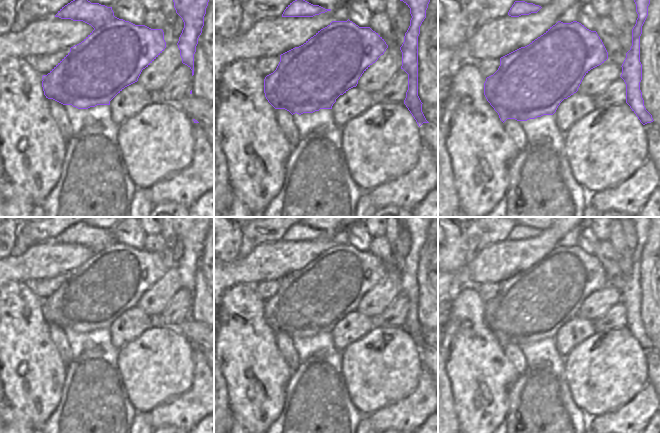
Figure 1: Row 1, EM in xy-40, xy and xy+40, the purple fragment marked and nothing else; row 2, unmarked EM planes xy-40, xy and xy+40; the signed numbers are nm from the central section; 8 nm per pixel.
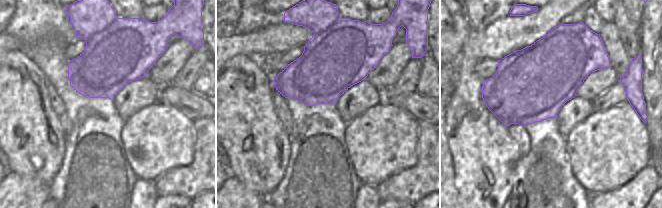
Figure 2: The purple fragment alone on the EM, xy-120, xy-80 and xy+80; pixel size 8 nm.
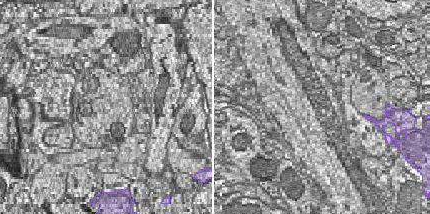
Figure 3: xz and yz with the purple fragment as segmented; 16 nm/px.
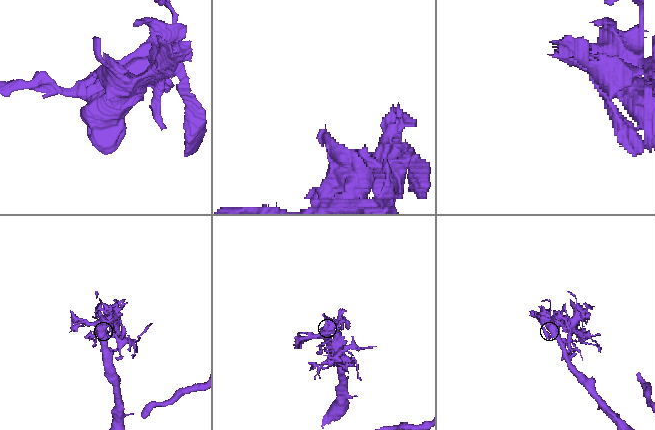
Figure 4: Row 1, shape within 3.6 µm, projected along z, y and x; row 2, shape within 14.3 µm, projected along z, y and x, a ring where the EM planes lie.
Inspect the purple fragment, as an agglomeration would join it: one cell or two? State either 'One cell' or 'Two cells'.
Two cells.

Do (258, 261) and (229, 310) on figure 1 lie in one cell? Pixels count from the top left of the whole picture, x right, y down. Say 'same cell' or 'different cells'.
different cells

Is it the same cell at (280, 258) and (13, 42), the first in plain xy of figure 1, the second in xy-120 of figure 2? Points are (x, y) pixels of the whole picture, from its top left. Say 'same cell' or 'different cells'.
same cell

